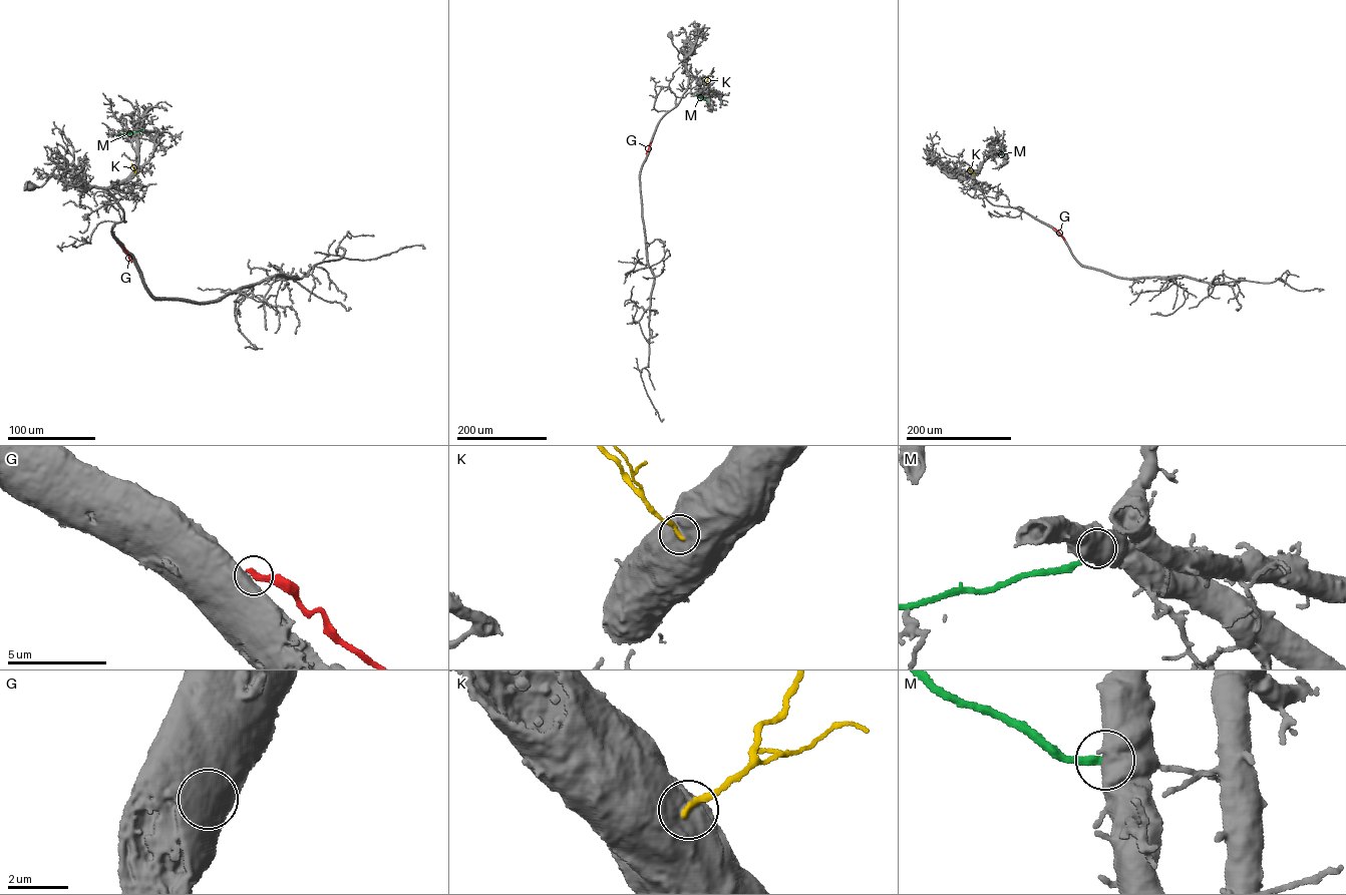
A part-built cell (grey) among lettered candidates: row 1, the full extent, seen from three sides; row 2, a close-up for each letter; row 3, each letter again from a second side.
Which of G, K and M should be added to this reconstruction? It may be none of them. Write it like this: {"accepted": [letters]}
{"accepted": []}

